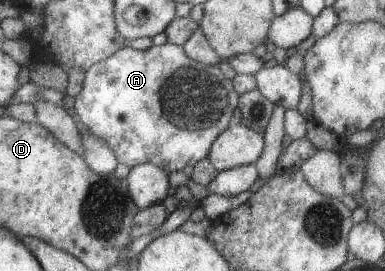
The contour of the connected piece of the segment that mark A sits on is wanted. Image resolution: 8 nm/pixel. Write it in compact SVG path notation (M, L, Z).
M166 43L162 45L152 45L146 50L133 49L130 46L124 46L112 56L93 64L86 72L83 80L83 87L80 94L75 98L75 105L72 113L75 114L77 120L82 121L91 131L92 135L96 135L100 140L103 140L116 155L117 162L126 164L130 168L142 163L152 163L160 168L163 168L167 173L172 171L182 171L185 166L194 166L197 162L209 156L211 146L217 136L220 136L224 129L227 129L232 121L232 114L239 106L240 95L236 92L233 85L233 80L226 78L218 65L205 65L196 62L190 58L183 45L175 45L174 43Z

